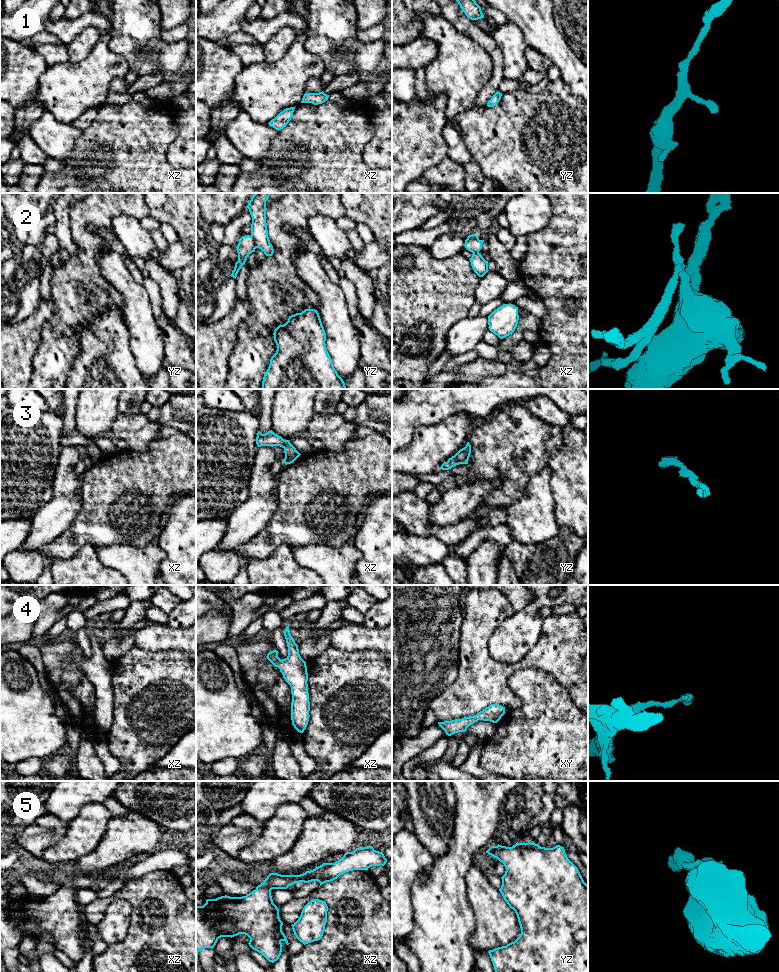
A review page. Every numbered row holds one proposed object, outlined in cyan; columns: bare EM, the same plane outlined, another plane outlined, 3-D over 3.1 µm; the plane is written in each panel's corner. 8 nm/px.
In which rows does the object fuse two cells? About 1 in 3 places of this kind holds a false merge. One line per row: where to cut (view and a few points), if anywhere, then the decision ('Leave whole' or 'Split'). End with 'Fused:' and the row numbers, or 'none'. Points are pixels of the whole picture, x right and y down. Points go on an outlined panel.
1: No split. Leave whole
2: Split along yz (251, 235), (256, 247). Split
3: No split. Leave whole
4: No split. Leave whole
5: No split. Leave whole
Fused: 2

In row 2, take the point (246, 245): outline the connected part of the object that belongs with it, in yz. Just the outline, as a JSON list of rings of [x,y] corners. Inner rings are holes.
[[[242,236],[239,239],[239,243],[237,245],[237,253],[238,253],[238,261],[235,263],[234,270],[232,271],[231,277],[237,277],[239,270],[245,264],[247,257],[252,253],[255,252],[256,245],[253,241],[252,236]]]

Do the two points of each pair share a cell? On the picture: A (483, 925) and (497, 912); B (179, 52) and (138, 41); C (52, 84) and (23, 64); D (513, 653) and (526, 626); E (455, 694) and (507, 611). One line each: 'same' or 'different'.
A: same
B: same
C: different
D: same
E: same

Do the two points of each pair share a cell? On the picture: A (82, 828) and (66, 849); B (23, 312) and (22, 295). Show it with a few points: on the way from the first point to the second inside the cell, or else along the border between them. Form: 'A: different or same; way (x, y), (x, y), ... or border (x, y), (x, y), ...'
A: same; way (82, 833), (71, 844)
B: same; way (23, 308), (23, 299)

